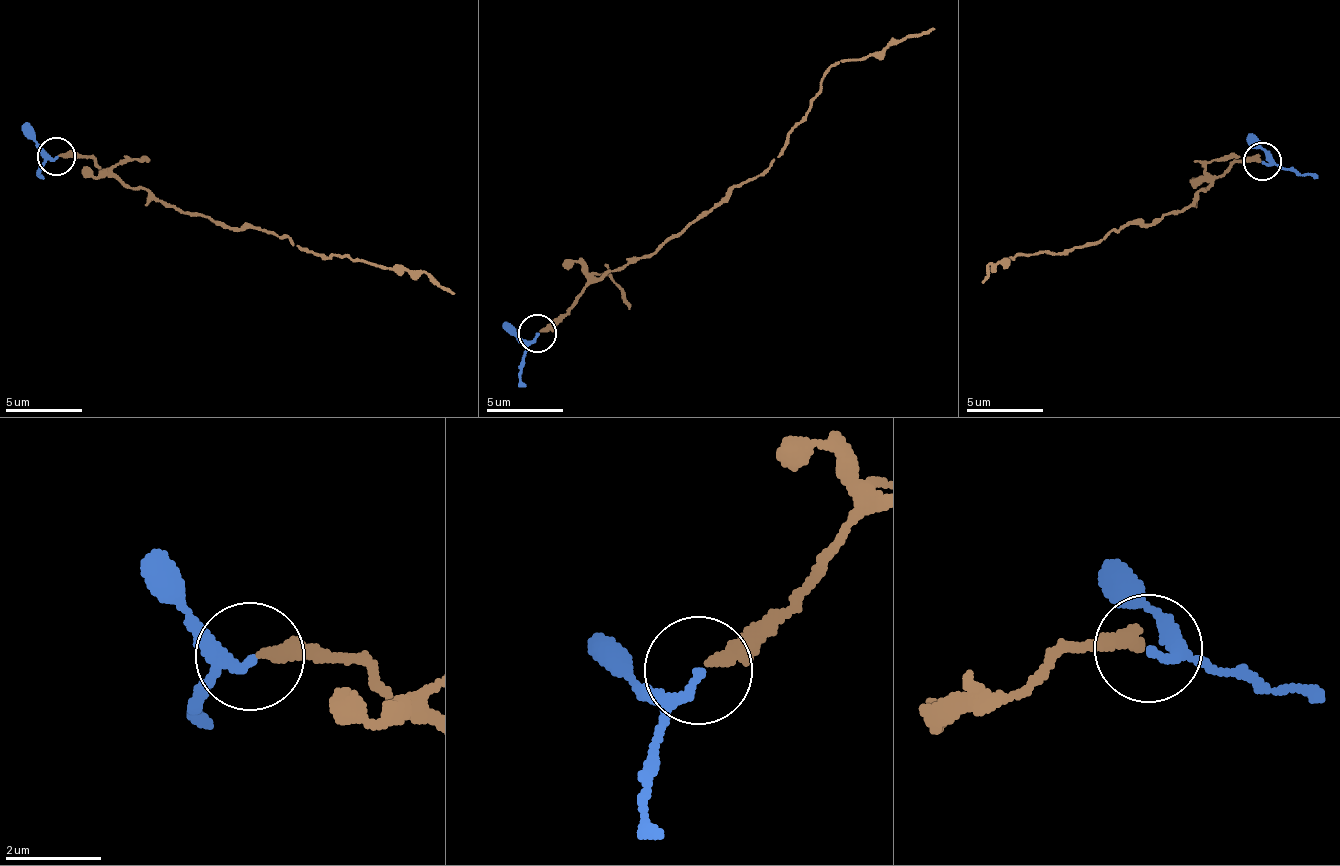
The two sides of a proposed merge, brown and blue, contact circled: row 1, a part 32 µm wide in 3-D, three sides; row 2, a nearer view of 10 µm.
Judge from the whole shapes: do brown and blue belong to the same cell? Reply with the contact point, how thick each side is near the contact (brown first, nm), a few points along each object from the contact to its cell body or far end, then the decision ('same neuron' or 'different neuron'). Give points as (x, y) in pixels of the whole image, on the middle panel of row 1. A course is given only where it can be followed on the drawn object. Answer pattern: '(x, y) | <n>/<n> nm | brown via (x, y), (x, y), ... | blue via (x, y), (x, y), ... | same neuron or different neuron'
(537, 333) | 300/150 nm | brown via (540, 330), (594, 281), (651, 254), (759, 177), (832, 65), (886, 53), (936, 29) | blue via (536, 334), (525, 352), (525, 385) | same neuron

